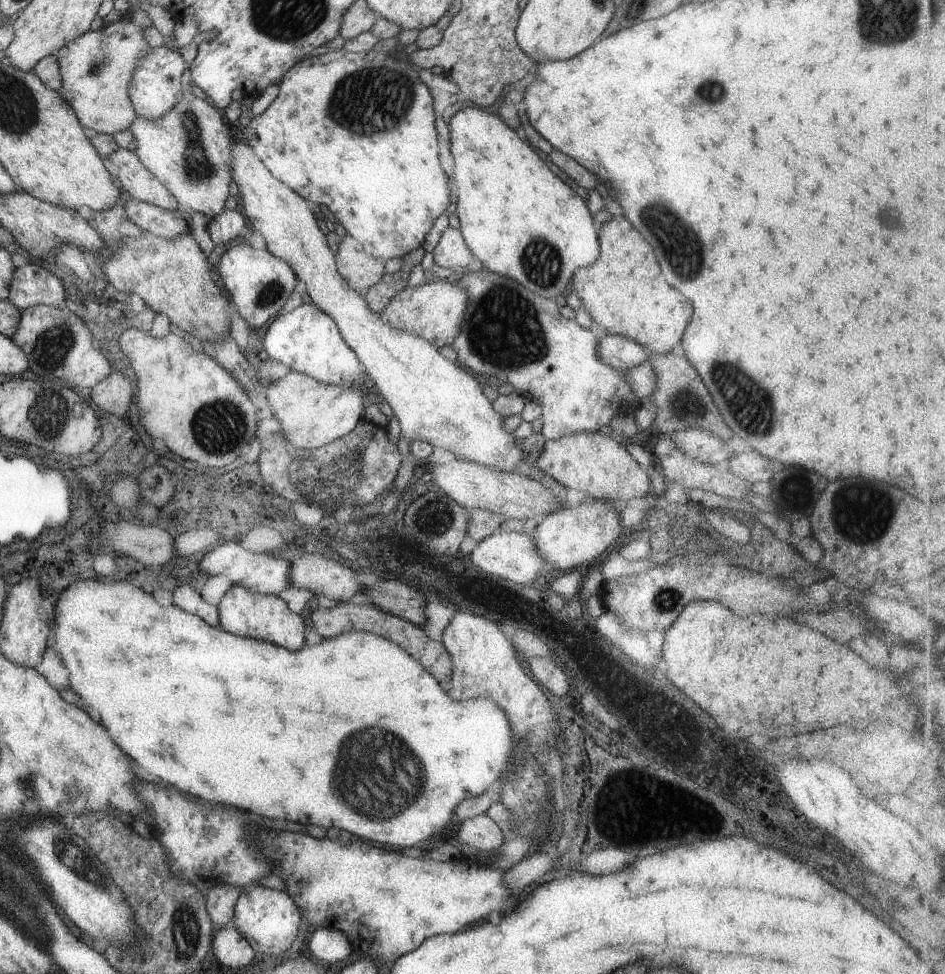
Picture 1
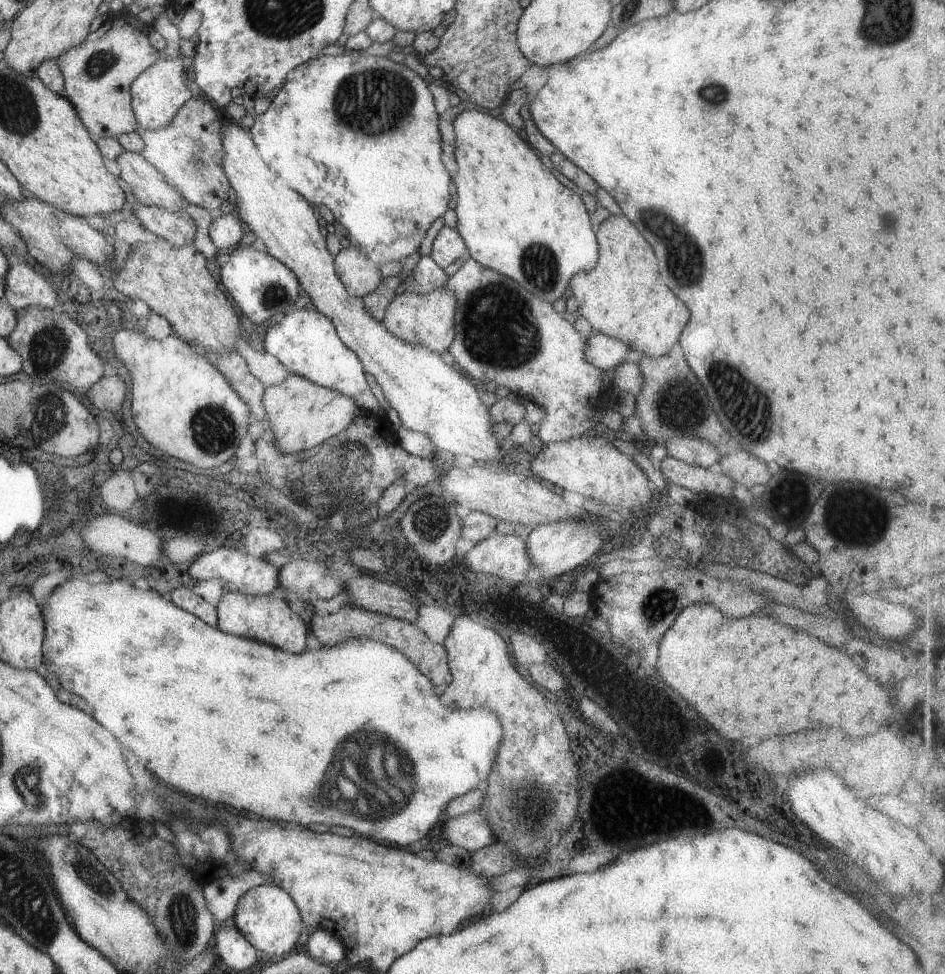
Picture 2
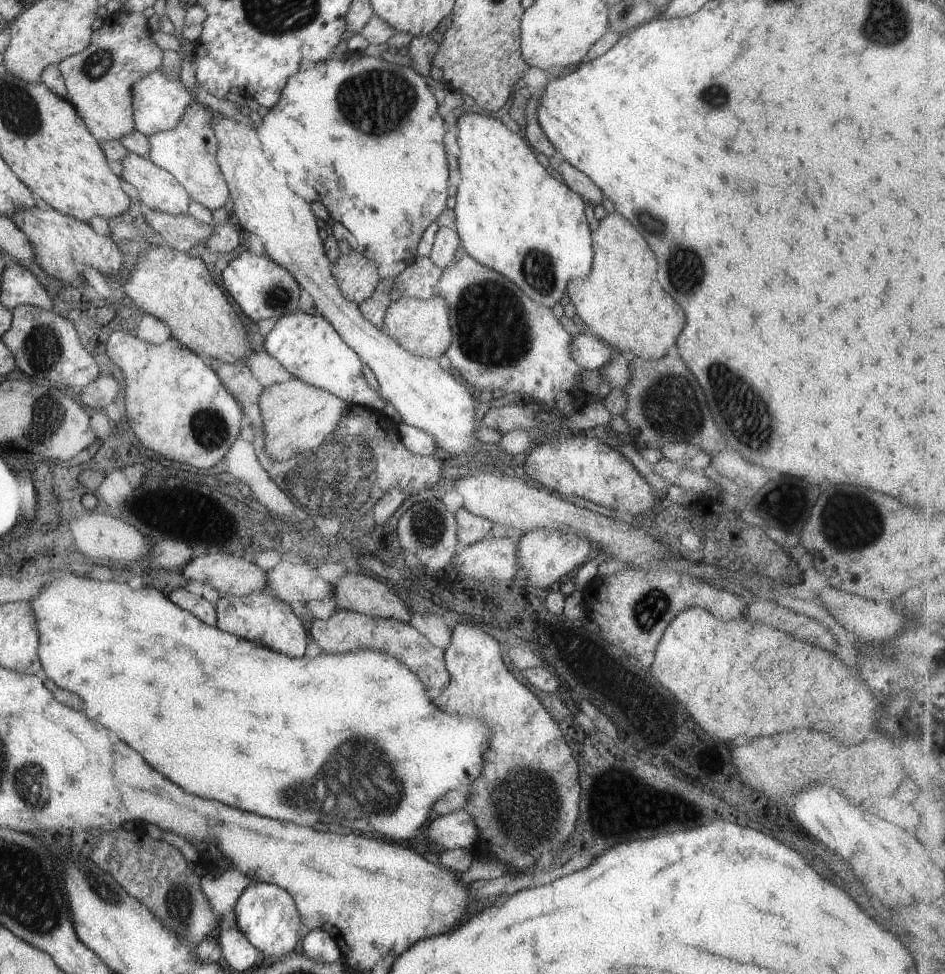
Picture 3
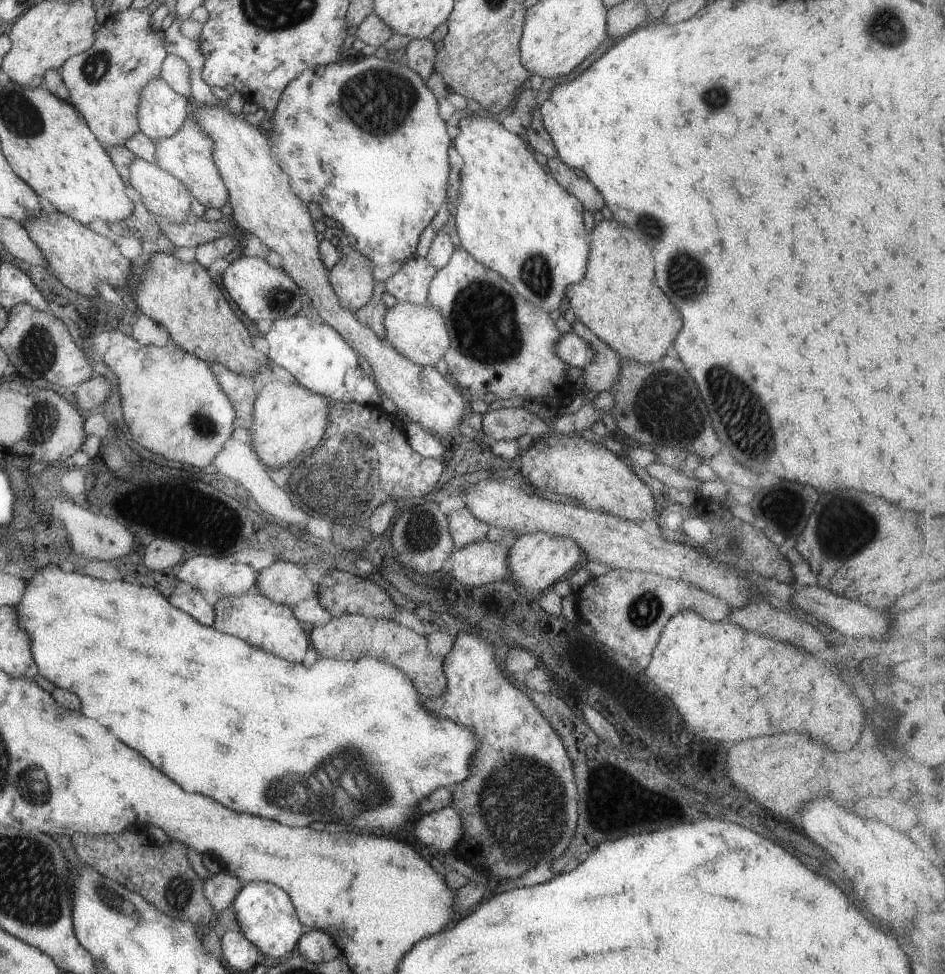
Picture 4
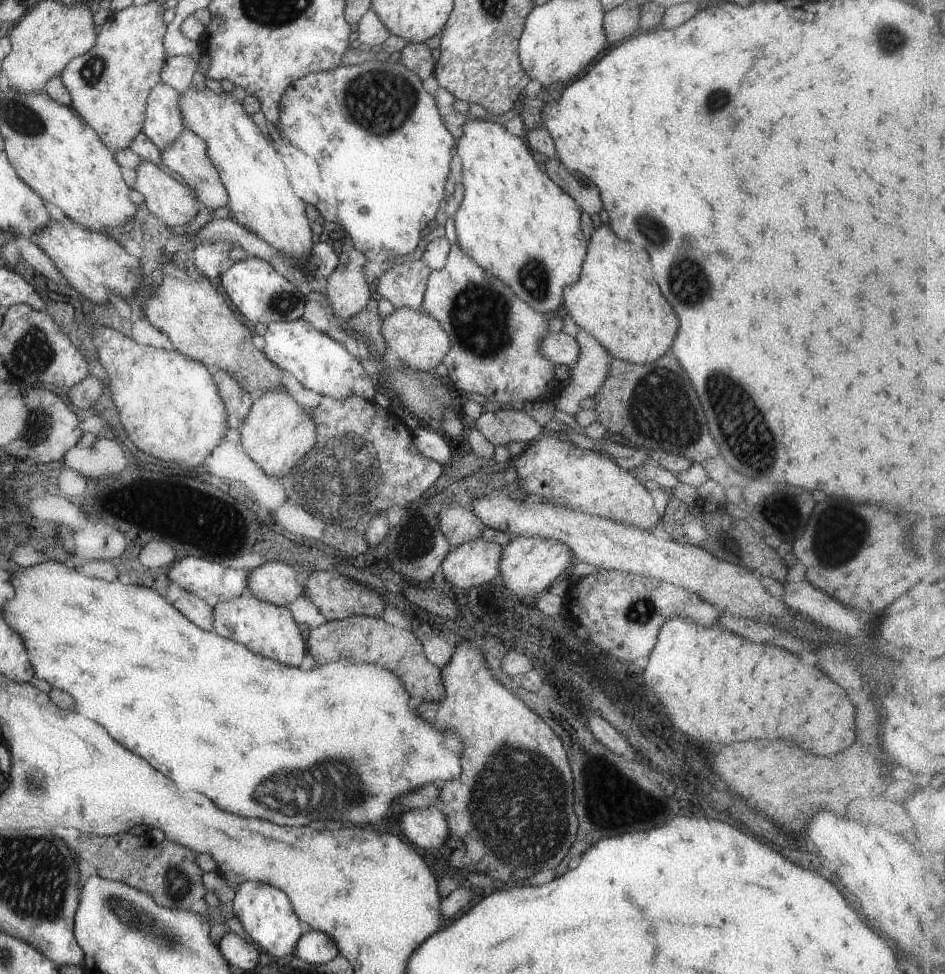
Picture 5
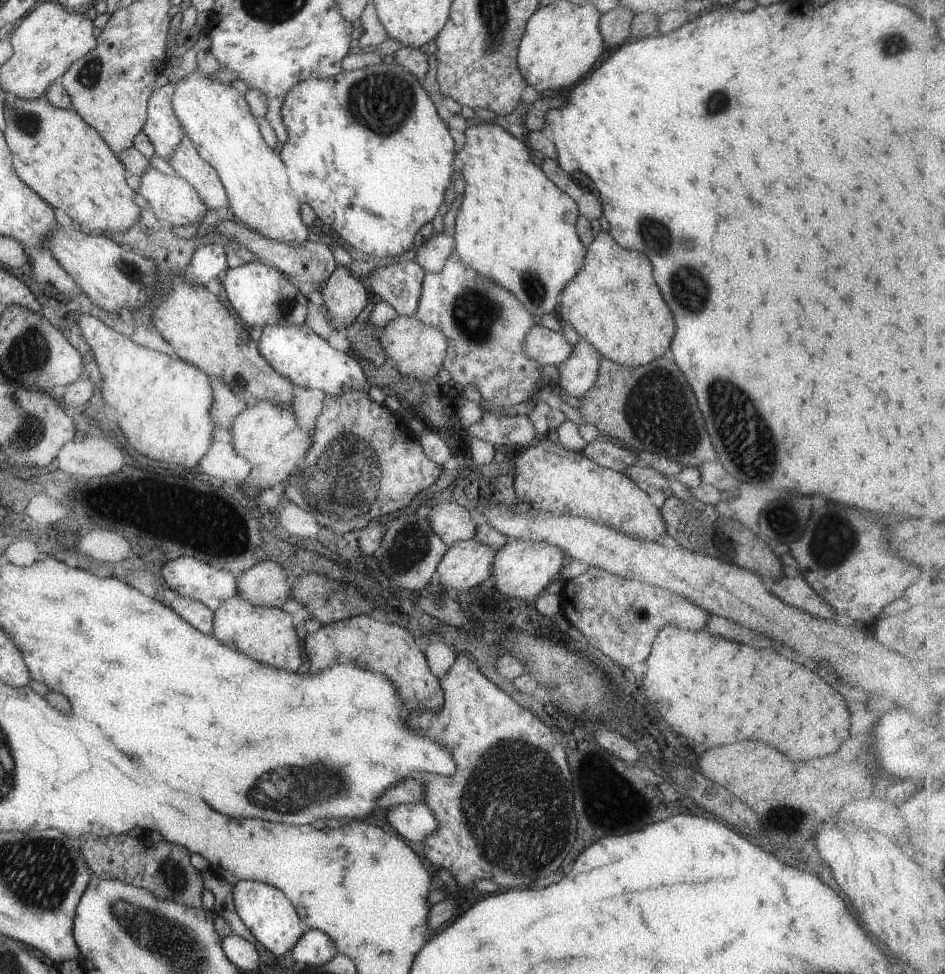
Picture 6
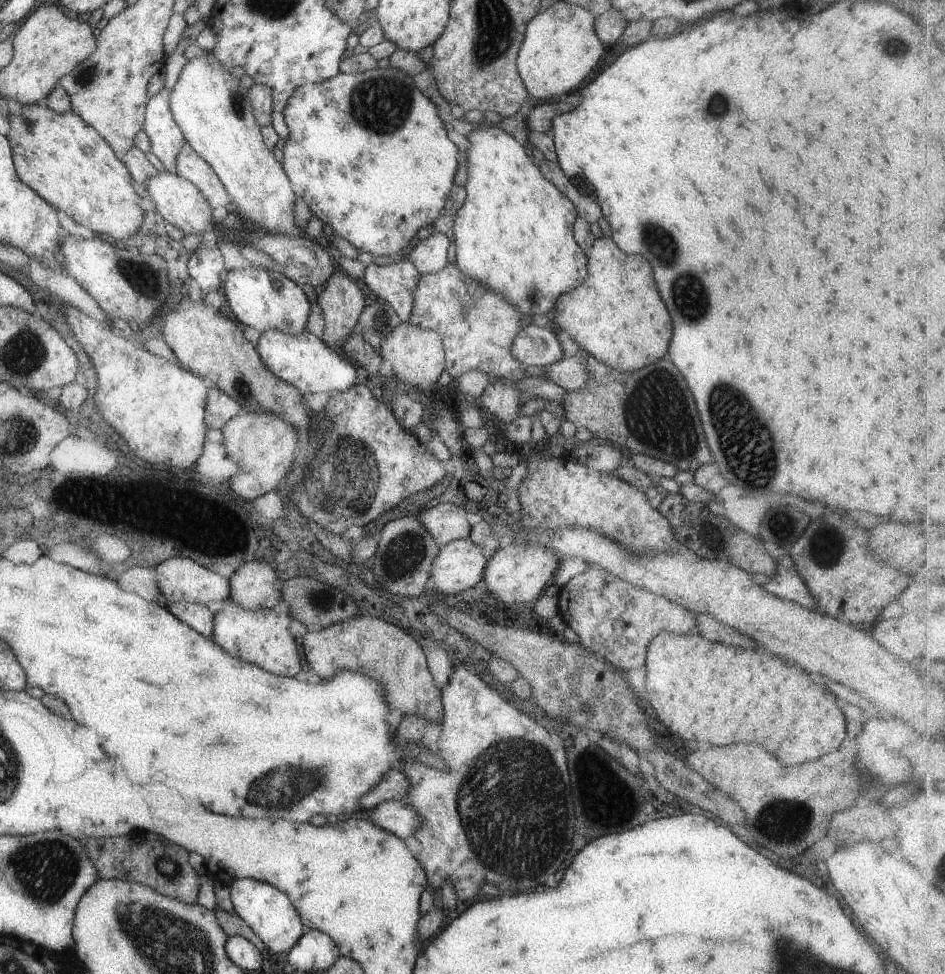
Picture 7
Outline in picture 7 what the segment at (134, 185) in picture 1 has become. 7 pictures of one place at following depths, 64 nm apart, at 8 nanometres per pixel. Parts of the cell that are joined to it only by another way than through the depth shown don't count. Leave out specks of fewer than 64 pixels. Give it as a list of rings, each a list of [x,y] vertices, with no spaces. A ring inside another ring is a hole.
[[[163,170],[161,172],[157,171],[157,174],[147,178],[143,186],[147,194],[145,198],[153,202],[154,212],[158,219],[179,228],[185,235],[204,234],[206,237],[211,236],[211,233],[215,230],[213,228],[214,220],[211,215],[212,209],[193,184]]]

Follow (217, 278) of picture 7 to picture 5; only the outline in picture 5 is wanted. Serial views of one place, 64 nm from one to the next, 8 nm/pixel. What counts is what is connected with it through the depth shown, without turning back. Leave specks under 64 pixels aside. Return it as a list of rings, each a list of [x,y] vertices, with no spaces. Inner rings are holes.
[[[212,241],[208,244],[197,244],[193,250],[194,269],[206,279],[213,279],[219,270],[217,265],[227,258],[233,245],[227,241]]]

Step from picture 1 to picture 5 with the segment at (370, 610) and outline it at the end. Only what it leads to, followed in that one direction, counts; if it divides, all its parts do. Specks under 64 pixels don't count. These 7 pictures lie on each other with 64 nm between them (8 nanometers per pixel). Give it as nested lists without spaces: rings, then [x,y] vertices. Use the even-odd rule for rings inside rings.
[[[351,615],[334,621],[327,621],[308,633],[306,642],[307,652],[313,656],[315,664],[325,662],[337,662],[339,658],[349,663],[371,663],[396,675],[411,698],[421,698],[425,702],[439,703],[444,697],[444,688],[440,679],[438,668],[428,661],[425,656],[422,640],[418,640],[416,634],[410,629],[394,627],[387,624],[383,618]]]

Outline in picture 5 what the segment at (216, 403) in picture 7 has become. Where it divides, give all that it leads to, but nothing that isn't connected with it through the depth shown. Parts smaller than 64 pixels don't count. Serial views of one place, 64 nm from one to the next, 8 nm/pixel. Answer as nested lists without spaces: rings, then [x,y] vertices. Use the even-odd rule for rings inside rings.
[[[210,370],[217,392],[225,407],[226,428],[237,428],[250,409],[253,400],[237,384],[236,379],[228,375],[224,370]]]

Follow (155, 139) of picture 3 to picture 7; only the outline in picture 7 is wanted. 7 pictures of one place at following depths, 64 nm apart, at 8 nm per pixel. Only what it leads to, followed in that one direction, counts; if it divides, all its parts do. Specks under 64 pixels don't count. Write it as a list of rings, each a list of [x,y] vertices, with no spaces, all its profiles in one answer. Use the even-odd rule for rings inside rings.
[[[183,140],[183,146],[179,148],[175,156],[175,175],[193,184],[205,198],[211,209],[225,207],[229,209],[230,198],[225,188],[221,185],[216,173],[197,156],[189,146],[189,142]]]

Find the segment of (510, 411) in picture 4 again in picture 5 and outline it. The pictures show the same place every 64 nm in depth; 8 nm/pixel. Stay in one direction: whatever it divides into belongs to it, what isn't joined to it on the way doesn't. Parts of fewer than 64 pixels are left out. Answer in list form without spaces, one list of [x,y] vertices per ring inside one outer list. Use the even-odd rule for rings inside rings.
[[[499,410],[494,413],[483,411],[471,422],[493,446],[507,445],[508,442],[531,442],[537,435],[544,434],[545,429],[529,418],[525,411]]]

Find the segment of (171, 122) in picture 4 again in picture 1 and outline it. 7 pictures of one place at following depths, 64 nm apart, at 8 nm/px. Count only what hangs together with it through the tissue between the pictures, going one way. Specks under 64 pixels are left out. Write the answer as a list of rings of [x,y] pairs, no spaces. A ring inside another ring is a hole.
[[[165,44],[158,48],[150,48],[150,51],[132,70],[126,88],[136,116],[153,121],[169,112],[169,109],[179,102],[187,86],[186,73],[187,64],[181,59],[179,53],[169,50]]]

